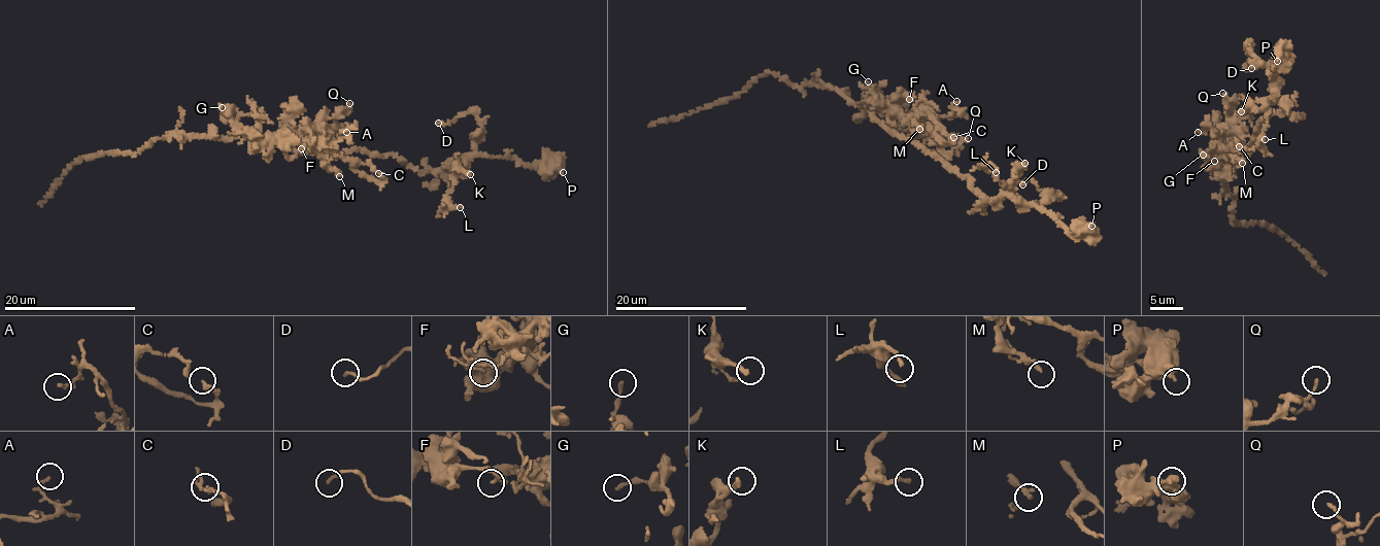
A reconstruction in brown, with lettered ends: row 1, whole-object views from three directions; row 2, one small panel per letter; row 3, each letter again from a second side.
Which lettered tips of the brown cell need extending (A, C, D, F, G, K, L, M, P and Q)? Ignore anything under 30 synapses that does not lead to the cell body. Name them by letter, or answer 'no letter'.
no letter

